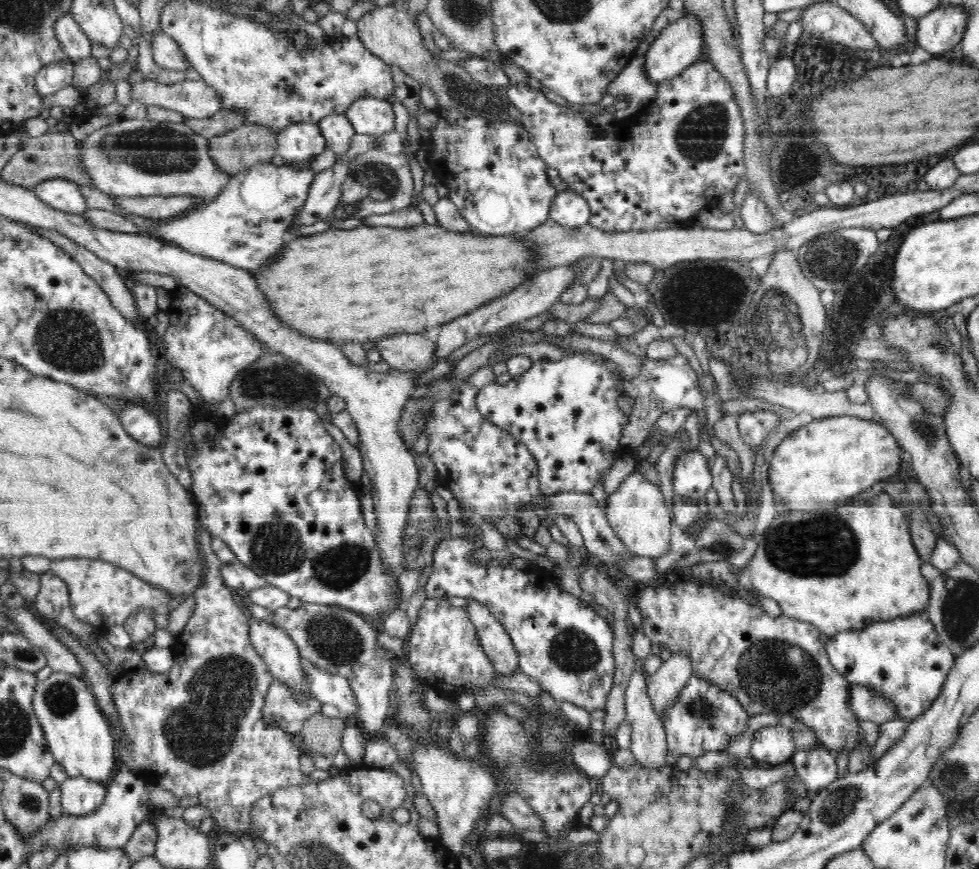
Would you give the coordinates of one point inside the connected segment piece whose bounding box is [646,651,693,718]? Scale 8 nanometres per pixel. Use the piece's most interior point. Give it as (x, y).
(663, 686)

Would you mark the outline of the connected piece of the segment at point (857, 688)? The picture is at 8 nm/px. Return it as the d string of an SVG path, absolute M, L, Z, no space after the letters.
M849 684L848 687L850 687L848 705L859 720L871 720L879 726L890 720L898 720L896 705L892 705L882 695L874 694L862 685Z

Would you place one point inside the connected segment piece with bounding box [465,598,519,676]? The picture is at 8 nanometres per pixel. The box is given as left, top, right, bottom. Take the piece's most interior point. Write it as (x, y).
(499, 647)

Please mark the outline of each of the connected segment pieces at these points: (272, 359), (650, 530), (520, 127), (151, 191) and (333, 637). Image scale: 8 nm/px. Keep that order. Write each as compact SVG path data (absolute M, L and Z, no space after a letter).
M271 351L236 374L229 388L229 395L234 401L236 411L257 406L314 410L316 404L327 402L331 397L331 390L313 372L302 368L299 363L286 358L282 353Z
M636 469L626 477L616 492L607 496L604 510L612 529L635 556L657 559L670 552L672 512L668 510L659 486L650 483Z
M446 109L439 110L437 113L439 115L439 120L436 123L436 126L431 130L430 143L428 145L430 153L428 162L430 164L429 168L433 169L437 173L439 181L449 189L449 197L457 206L459 213L466 219L468 226L471 226L471 230L474 230L474 232L480 232L483 235L524 235L532 229L535 229L537 226L544 224L544 222L549 219L552 201L557 195L557 192L550 184L550 179L546 172L549 166L540 158L540 155L538 155L537 146L530 140L528 130L526 130L526 127L521 122L490 121L480 116L466 117L460 112Z
M123 119L93 131L78 148L83 171L95 188L120 198L176 196L214 200L230 176L211 160L209 139L196 134L187 124Z
M302 603L300 607L291 611L291 616L282 618L278 612L270 618L271 623L281 628L299 648L300 656L315 664L322 670L347 678L354 696L358 701L358 722L367 739L374 740L378 737L379 729L383 726L388 712L390 689L392 688L392 654L376 643L381 629L372 625L366 616L345 609L340 605L317 605Z

